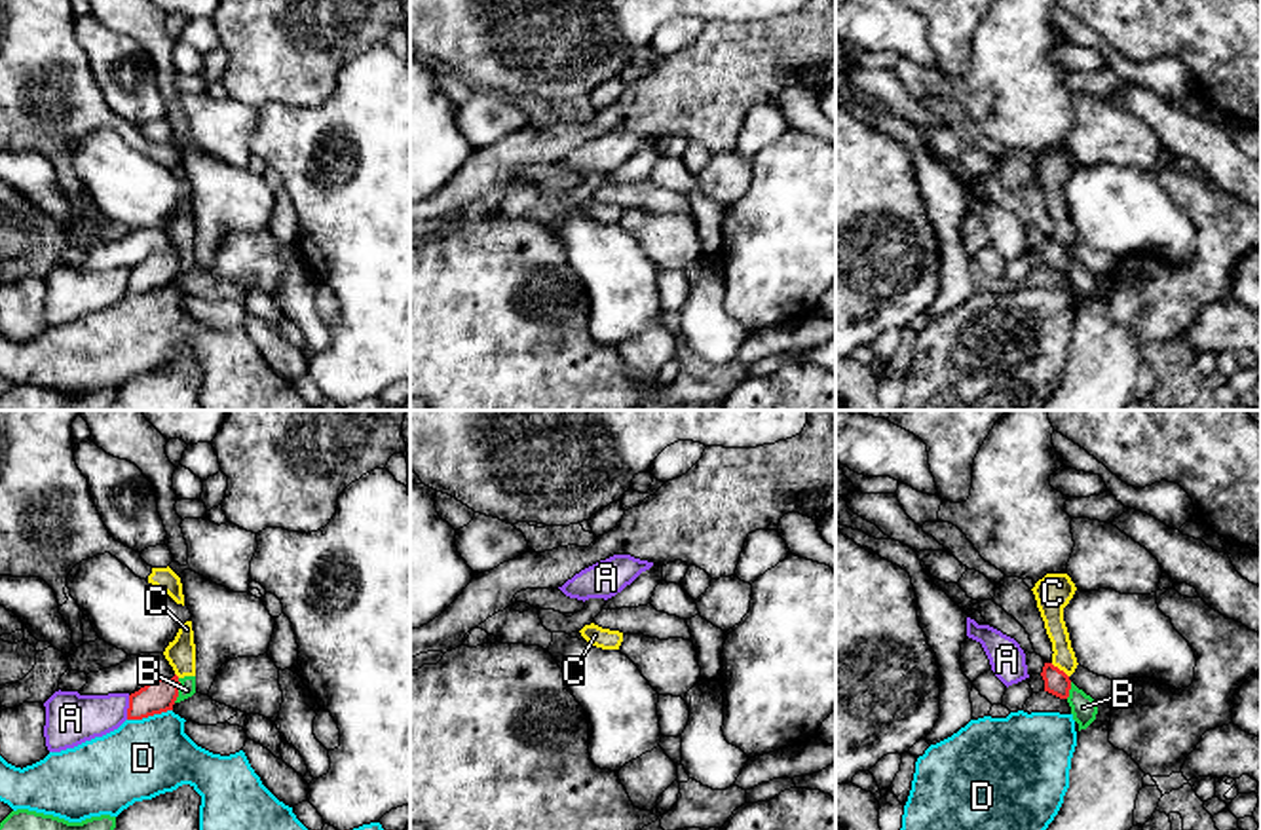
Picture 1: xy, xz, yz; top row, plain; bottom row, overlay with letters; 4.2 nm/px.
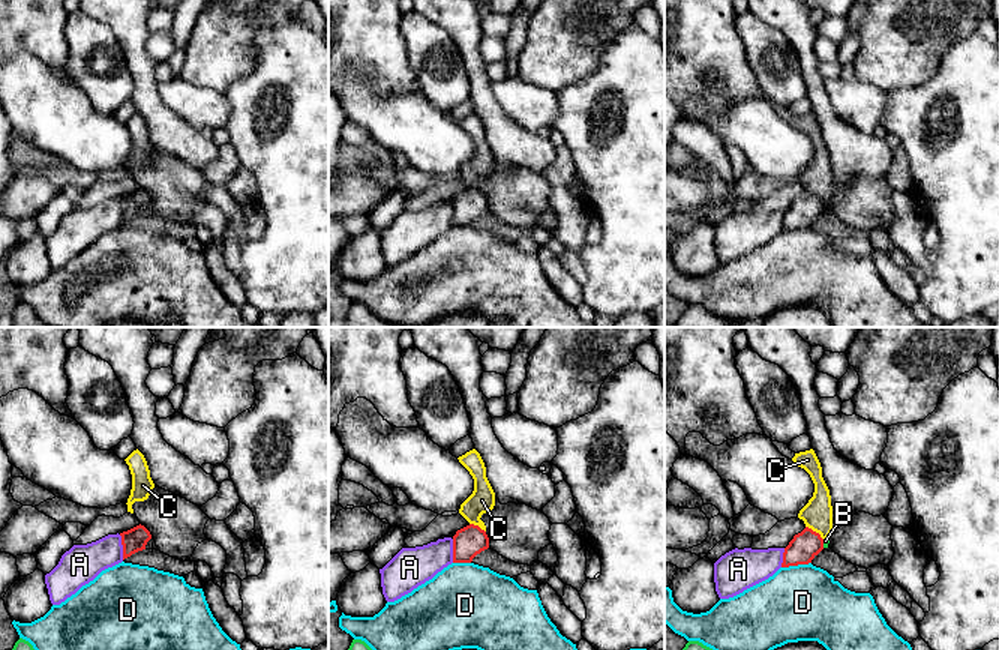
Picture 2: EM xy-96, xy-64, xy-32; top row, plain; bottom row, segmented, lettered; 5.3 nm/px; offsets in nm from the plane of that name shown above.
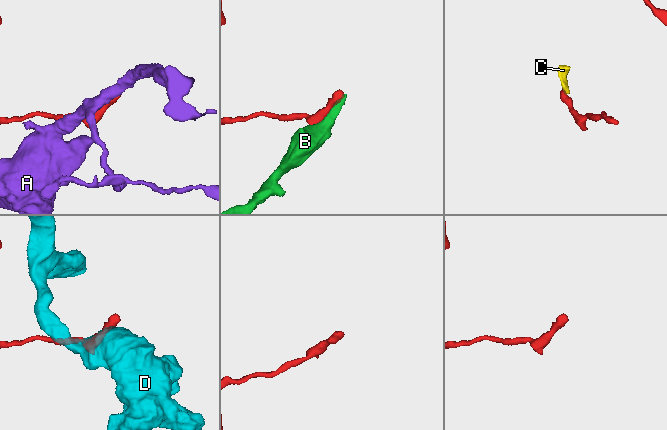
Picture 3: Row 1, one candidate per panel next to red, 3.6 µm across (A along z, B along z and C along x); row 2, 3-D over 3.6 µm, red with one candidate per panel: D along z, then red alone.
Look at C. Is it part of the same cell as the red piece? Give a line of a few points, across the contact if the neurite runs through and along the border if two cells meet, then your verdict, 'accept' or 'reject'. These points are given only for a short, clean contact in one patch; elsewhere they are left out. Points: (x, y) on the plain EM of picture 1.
line yz (1051, 238), (1068, 251); reject

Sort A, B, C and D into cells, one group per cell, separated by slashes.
A / B C / D

